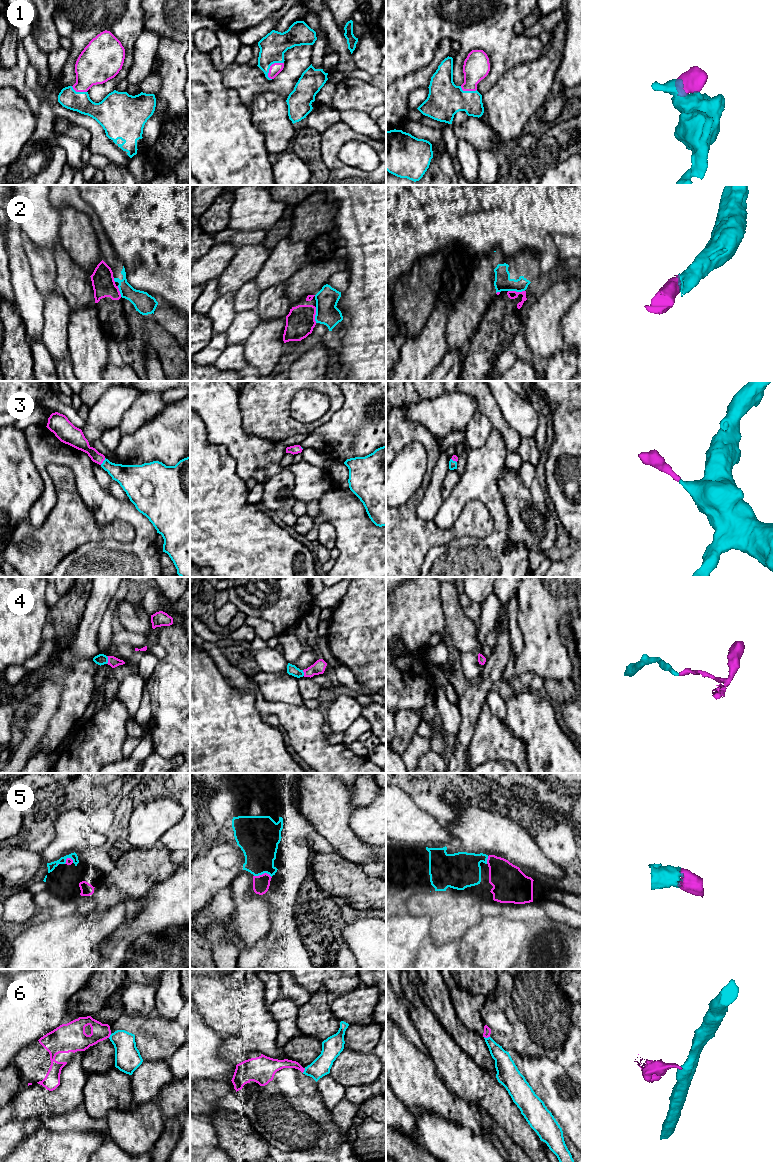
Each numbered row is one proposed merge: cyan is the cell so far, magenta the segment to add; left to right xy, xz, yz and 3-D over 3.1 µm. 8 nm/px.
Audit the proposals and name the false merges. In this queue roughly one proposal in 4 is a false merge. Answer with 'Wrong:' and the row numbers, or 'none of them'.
Wrong: 2, 6

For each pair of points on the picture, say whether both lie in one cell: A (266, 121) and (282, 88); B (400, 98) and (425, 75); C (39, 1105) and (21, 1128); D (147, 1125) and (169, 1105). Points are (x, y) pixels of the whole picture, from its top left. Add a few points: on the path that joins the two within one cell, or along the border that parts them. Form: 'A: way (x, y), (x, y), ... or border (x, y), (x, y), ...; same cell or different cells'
A: border (256, 93), (274, 92), (285, 100); different cells
B: way (404, 91), (418, 79); same cell
C: way (33, 1111), (31, 1118), (27, 1122); same cell
D: border (156, 1100), (164, 1122); different cells

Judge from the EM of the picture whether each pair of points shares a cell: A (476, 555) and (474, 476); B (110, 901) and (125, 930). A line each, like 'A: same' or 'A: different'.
A: same
B: different

